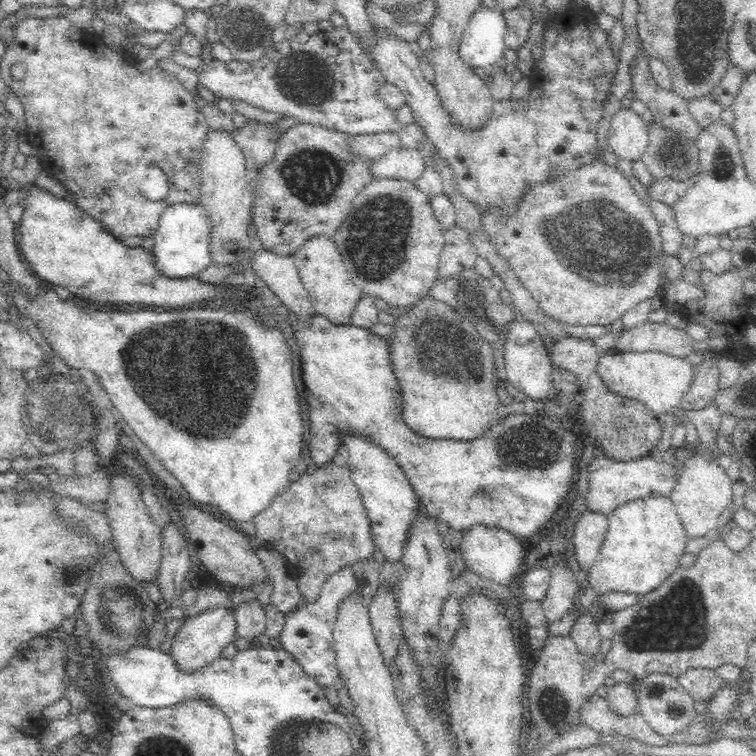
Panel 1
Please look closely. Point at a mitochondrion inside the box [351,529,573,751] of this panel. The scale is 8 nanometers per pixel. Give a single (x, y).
(550, 705)

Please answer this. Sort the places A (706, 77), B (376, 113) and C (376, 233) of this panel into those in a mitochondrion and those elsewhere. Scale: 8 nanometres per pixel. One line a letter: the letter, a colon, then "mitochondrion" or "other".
A: mitochondrion
B: other
C: mitochondrion

